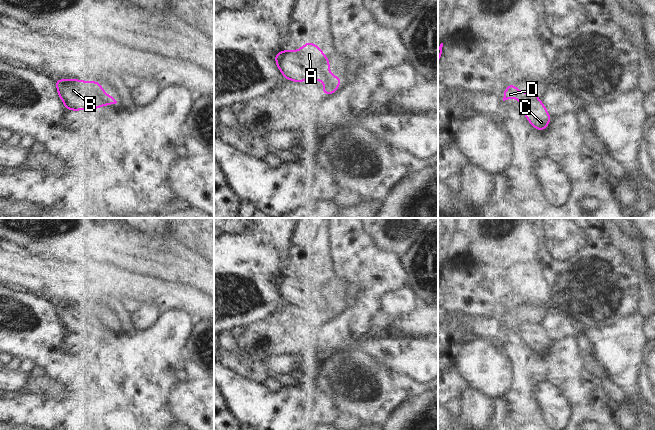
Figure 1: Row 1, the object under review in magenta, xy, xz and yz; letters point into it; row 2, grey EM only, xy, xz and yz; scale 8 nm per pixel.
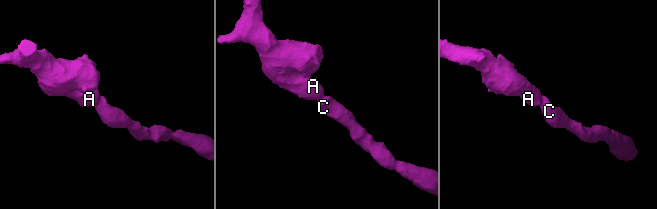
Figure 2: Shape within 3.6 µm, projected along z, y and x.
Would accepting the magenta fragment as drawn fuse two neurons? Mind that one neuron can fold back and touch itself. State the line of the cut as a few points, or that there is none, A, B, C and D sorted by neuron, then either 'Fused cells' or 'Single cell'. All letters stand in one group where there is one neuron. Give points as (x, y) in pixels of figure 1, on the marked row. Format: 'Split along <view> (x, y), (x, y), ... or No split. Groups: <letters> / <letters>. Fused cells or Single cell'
No split. Groups: A B C D. Single cell.

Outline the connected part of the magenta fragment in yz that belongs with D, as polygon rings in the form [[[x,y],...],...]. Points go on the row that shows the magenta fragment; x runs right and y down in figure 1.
[[[507,83],[503,101],[508,99],[519,100],[524,116],[536,130],[544,131],[548,127],[552,117],[535,92],[521,92],[514,84]]]

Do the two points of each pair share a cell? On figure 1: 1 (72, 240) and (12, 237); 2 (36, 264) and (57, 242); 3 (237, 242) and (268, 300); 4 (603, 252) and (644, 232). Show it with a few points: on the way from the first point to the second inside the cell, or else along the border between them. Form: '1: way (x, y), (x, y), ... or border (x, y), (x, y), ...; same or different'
1: way (57, 240), (41, 240), (37, 243), (27, 237); same
2: border (20, 252), (26, 255), (43, 256); different
3: way (237, 256), (237, 263), (258, 286); same
4: border (601, 239), (604, 239), (614, 249), (626, 267); different

